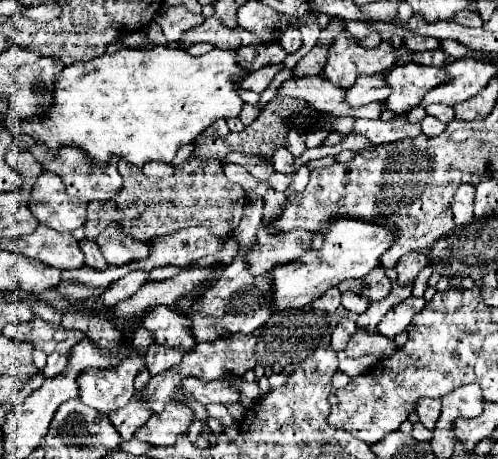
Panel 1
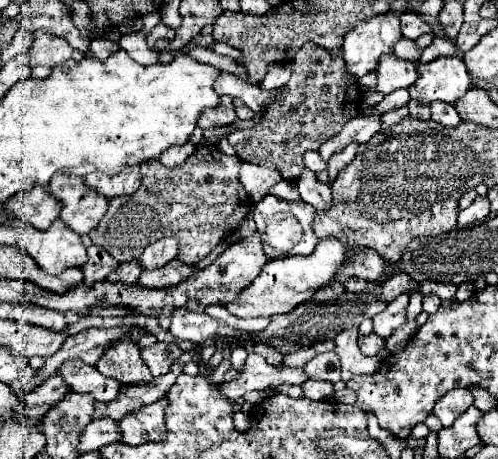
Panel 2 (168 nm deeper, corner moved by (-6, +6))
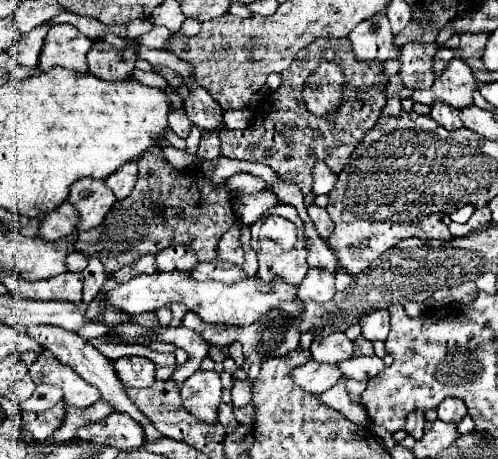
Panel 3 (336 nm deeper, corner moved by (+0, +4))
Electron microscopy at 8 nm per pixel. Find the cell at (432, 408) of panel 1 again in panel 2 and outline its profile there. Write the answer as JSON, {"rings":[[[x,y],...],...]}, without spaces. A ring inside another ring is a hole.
{"rings":[[[453,389],[453,393],[447,393],[441,397],[433,409],[433,415],[439,417],[443,427],[451,425],[461,413],[465,413],[473,405],[473,395],[467,389]]]}

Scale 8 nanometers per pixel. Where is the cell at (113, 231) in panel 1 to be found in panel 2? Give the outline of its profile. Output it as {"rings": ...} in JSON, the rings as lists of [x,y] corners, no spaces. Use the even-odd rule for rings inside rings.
{"rings":[[[165,237],[145,247],[145,255],[141,255],[139,261],[141,265],[145,265],[145,269],[159,269],[159,267],[165,267],[169,261],[173,261],[177,255],[179,255],[177,239]]]}

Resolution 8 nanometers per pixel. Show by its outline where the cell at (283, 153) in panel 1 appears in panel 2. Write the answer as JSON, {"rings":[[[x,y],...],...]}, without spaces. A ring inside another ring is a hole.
{"rings":[[[305,169],[303,175],[297,179],[297,189],[299,189],[299,195],[305,203],[313,205],[317,211],[327,211],[331,207],[331,187],[317,181],[315,179],[315,173]]]}

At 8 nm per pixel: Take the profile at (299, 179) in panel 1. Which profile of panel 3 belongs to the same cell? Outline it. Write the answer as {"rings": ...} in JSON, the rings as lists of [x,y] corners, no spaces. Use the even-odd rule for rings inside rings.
{"rings":[[[265,187],[259,193],[251,193],[251,195],[239,195],[233,201],[235,213],[243,223],[255,223],[257,219],[261,219],[265,215],[267,209],[271,209],[275,203],[279,203],[277,195]]]}

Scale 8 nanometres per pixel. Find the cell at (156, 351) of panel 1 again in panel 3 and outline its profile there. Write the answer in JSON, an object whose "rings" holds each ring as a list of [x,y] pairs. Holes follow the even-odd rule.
{"rings":[[[121,357],[115,361],[115,371],[121,383],[139,389],[155,383],[155,369],[155,363],[147,357]]]}

